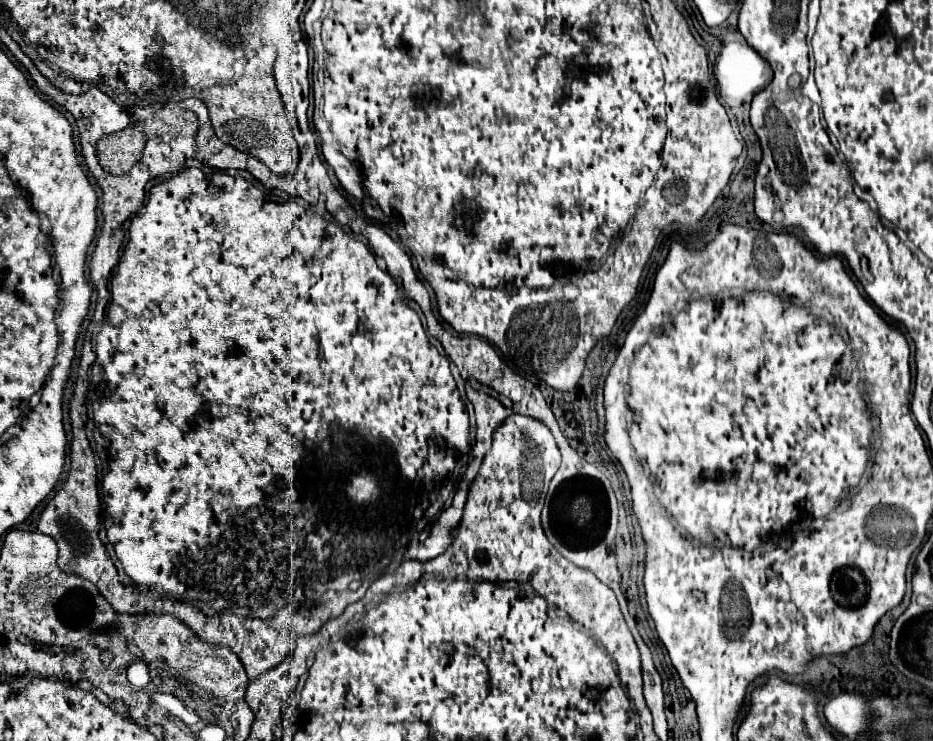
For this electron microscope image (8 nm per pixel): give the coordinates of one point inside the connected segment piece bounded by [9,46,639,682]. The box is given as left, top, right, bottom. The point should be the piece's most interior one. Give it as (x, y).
(301, 342)

